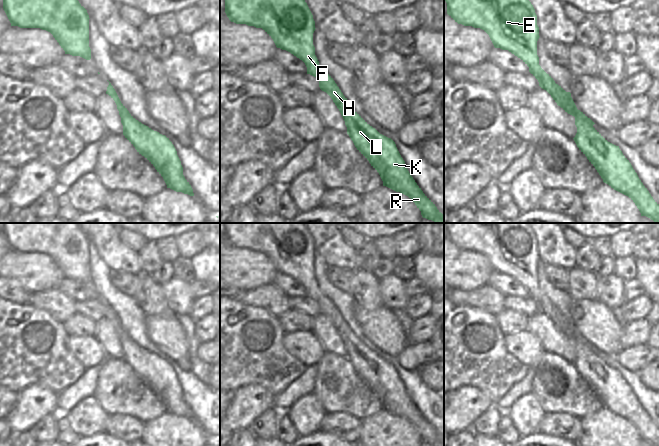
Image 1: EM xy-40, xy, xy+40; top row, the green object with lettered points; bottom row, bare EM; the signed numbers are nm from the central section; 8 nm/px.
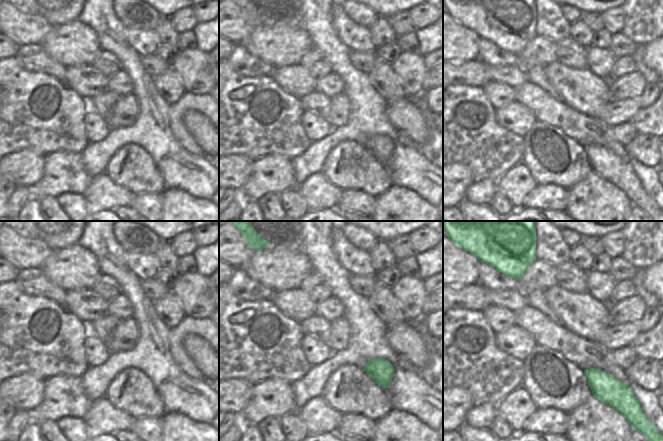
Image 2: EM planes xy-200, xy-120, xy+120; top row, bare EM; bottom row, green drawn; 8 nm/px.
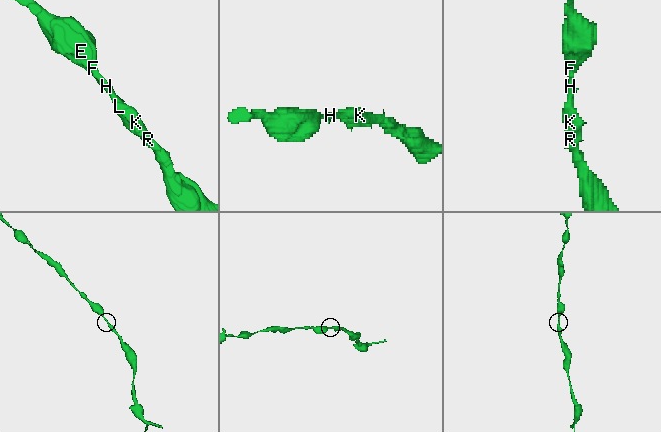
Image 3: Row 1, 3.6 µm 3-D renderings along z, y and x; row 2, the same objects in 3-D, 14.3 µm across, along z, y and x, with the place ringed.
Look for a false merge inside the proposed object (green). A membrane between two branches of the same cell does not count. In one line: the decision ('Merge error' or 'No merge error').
No merge error

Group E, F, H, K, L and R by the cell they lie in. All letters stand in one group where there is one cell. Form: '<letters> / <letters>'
E F H K L R

